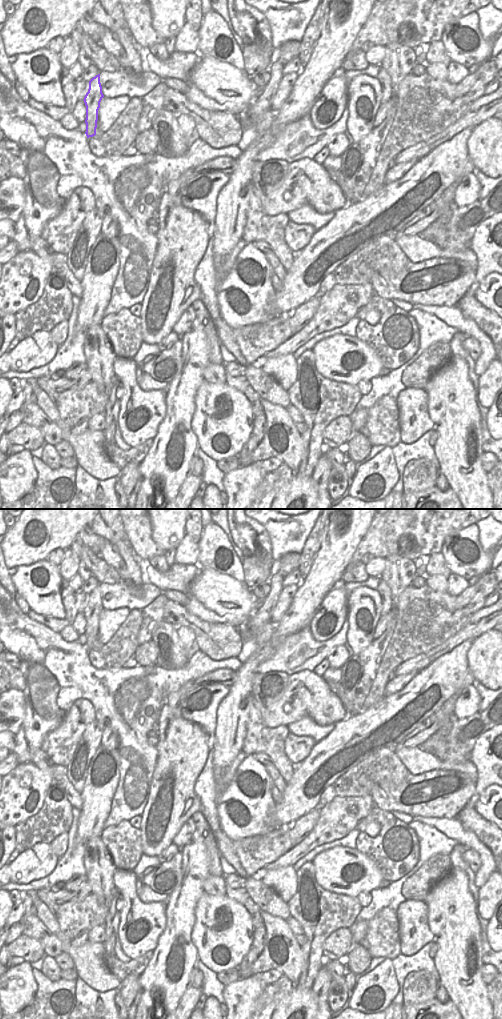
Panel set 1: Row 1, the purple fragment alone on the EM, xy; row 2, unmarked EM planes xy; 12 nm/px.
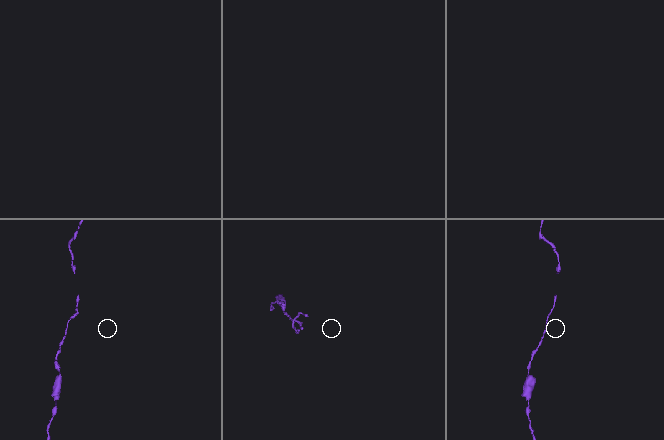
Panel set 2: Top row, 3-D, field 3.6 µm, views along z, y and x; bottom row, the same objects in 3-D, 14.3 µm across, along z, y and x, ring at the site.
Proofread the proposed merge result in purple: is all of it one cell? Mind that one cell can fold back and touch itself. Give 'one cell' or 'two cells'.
one cell

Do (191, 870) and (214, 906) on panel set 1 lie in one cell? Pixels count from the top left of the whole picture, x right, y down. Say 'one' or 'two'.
two

